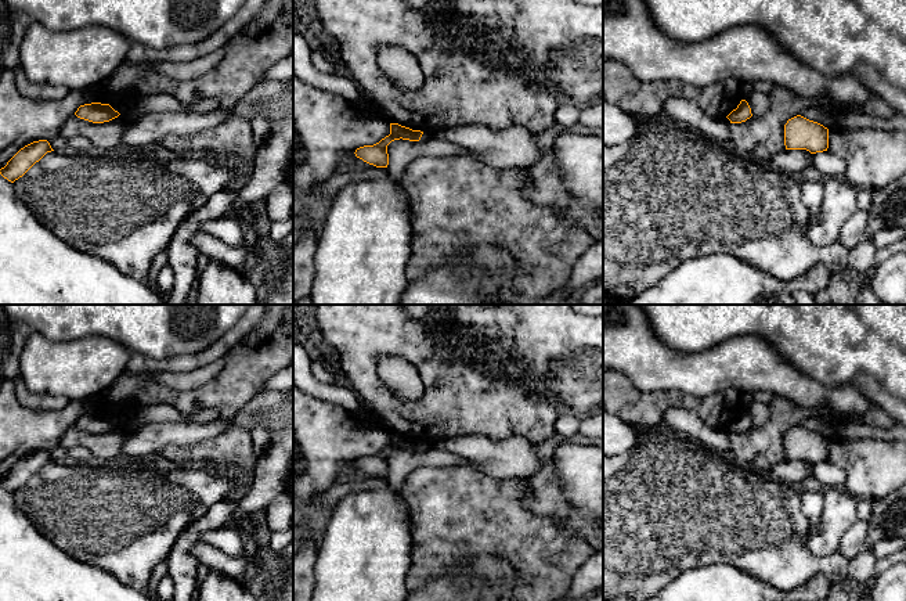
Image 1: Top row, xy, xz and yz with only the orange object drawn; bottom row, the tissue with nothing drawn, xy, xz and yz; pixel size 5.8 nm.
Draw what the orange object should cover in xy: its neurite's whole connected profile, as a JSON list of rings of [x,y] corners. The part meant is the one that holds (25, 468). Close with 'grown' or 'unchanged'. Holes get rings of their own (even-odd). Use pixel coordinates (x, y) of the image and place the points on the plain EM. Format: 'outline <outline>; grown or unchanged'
outline [[[47,450],[33,451],[21,458],[4,478],[0,485],[8,492],[14,493],[22,487],[36,472],[39,472],[47,463],[54,461]]]; unchanged

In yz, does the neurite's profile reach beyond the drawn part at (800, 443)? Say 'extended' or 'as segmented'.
as segmented

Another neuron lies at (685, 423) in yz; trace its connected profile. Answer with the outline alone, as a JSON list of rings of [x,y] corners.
[[[668,409],[661,424],[674,429],[678,435],[694,439],[710,451],[723,453],[730,450],[730,431],[728,428],[707,427],[687,409]]]

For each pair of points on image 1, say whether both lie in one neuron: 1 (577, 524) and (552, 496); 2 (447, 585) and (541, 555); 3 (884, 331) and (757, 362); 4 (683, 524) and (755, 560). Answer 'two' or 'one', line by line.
1: one
2: two
3: two
4: one

